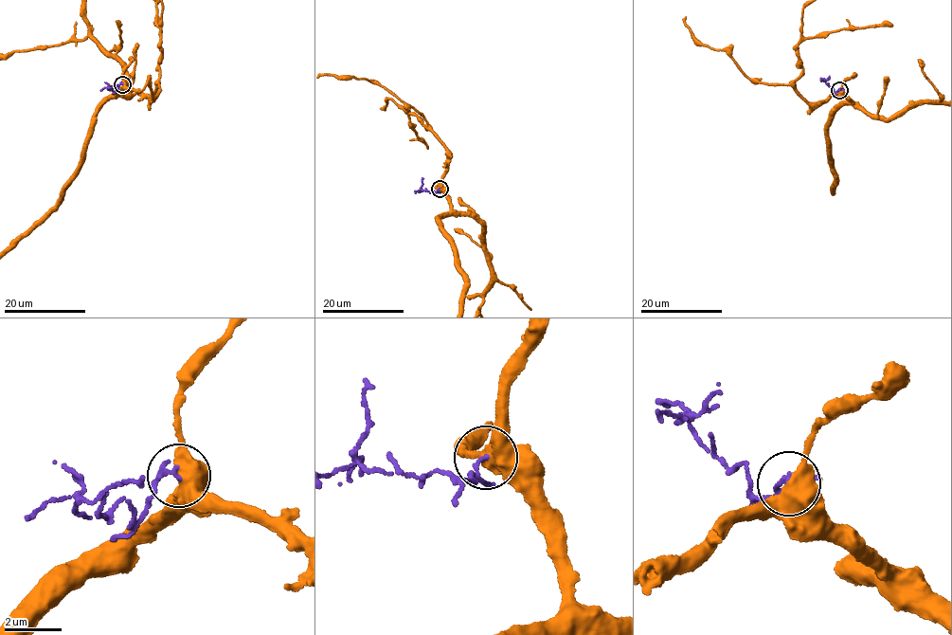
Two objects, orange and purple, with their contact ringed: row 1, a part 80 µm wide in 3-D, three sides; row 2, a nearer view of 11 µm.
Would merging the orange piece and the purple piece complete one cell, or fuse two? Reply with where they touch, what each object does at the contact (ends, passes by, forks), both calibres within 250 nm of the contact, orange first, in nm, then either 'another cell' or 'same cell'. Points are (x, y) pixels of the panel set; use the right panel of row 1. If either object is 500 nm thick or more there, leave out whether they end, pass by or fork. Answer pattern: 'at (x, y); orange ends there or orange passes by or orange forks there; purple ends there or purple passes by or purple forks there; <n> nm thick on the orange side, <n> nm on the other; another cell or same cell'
at (839, 90); 600 nm thick on the orange side, 100 nm on the other; another cell

